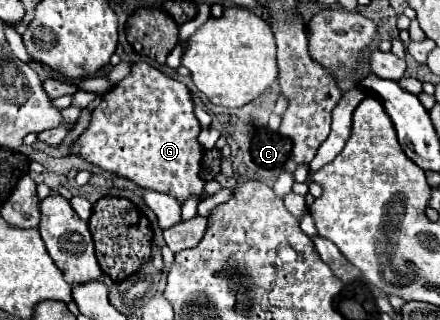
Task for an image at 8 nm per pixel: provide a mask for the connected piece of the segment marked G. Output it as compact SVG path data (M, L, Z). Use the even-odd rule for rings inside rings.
M145 61L133 63L131 73L103 95L101 105L93 111L89 129L73 145L73 153L97 165L103 171L131 179L145 189L173 195L175 199L179 199L179 203L183 203L189 195L201 197L205 185L205 181L199 177L203 149L197 143L197 135L201 125L193 115L193 107L195 105L191 101L189 89L181 81L167 77L165 73L161 73L159 69L155 69Z

